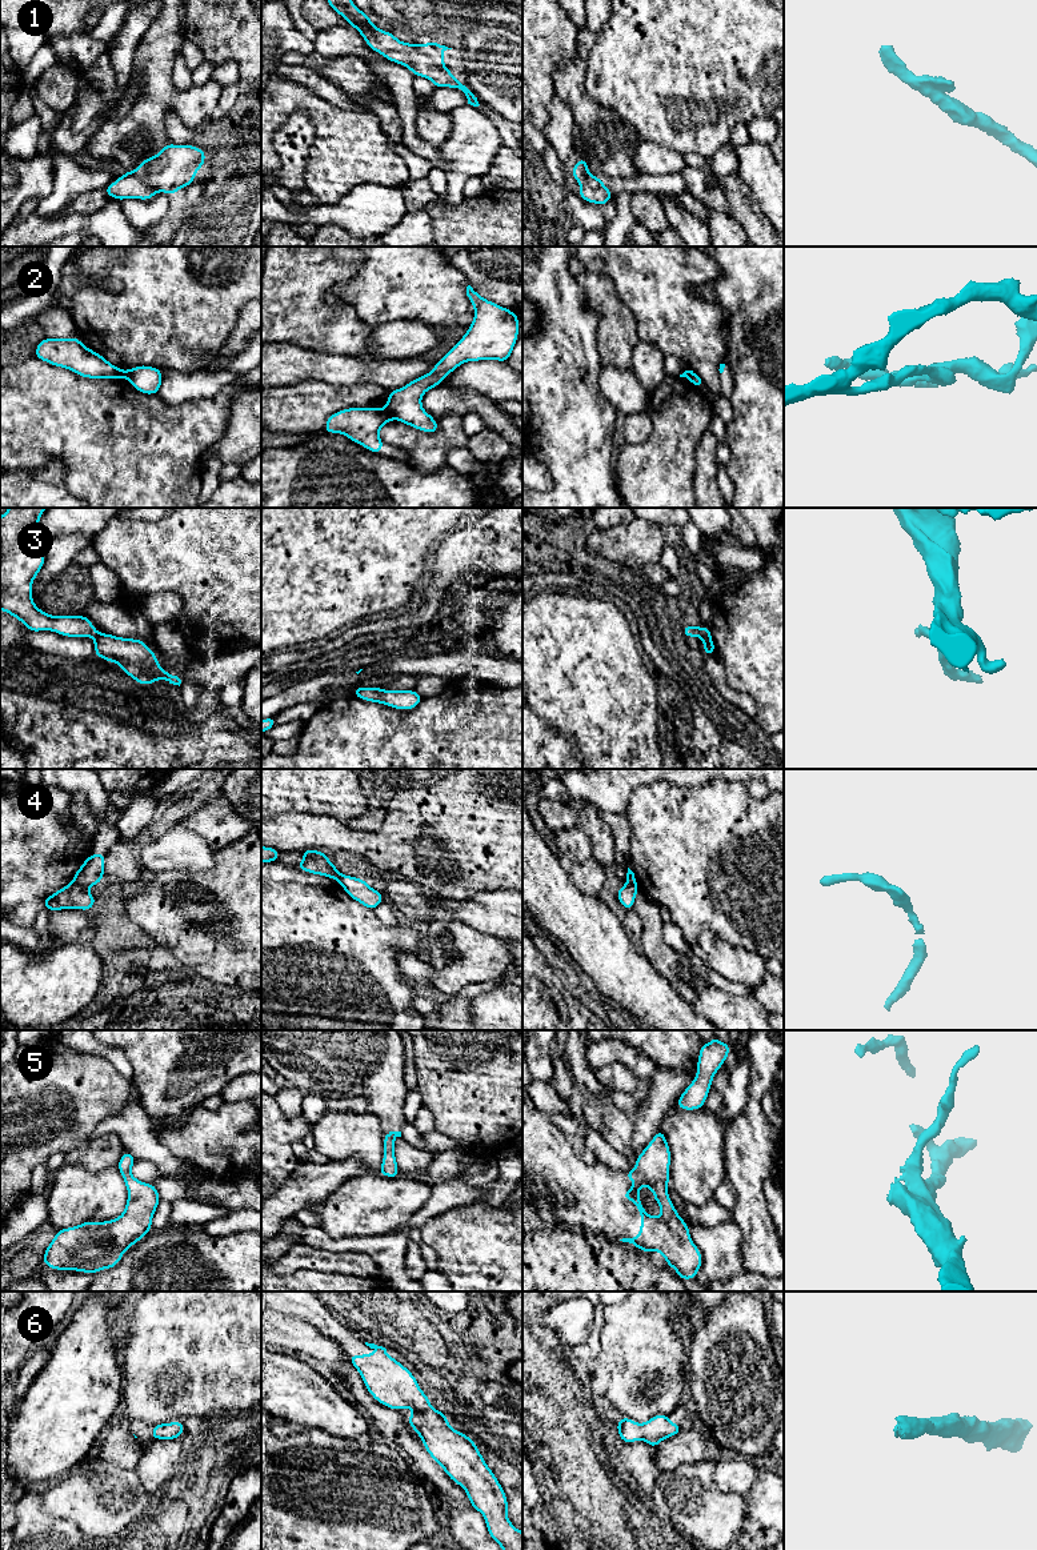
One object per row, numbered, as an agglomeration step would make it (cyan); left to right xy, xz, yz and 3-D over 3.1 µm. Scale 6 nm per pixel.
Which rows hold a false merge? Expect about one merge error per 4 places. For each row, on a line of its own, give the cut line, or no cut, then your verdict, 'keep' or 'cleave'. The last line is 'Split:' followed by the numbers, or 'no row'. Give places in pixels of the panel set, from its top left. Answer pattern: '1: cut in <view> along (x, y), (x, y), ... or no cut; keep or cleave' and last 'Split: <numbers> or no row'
1: no cut; keep
2: cut in xz along (385, 408), (392, 417); cleave
3: cut in yz along (709, 633), (703, 637); cleave
4: cut in xy along (73, 880), (87, 892); cleave
5: no cut; keep
6: no cut; keep
Split: 2, 3, 4

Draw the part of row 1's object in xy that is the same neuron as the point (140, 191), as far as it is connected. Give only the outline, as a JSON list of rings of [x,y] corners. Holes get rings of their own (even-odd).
[[[172,143],[167,144],[160,149],[160,152],[148,157],[139,164],[135,171],[128,171],[121,175],[115,183],[111,183],[104,192],[117,200],[125,199],[139,199],[139,200],[149,200],[159,191],[165,192],[176,197],[176,189],[183,189],[184,187],[193,184],[195,173],[204,167],[205,152],[197,147],[192,147],[191,144],[185,145],[175,145]]]

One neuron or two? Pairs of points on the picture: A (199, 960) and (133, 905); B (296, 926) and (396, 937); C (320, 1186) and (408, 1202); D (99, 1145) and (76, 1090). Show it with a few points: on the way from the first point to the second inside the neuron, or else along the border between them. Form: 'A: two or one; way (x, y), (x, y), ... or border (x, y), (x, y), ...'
A: one; way (183, 944), (149, 910)
B: one; way (321, 937), (371, 937)
C: two; border (364, 1174), (345, 1180), (327, 1197), (309, 1205)
D: two; border (96, 1134), (80, 1149)

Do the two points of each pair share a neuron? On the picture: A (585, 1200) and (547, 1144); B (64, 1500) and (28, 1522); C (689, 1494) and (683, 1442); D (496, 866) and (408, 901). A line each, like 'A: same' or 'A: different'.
A: same
B: different
C: different
D: different

